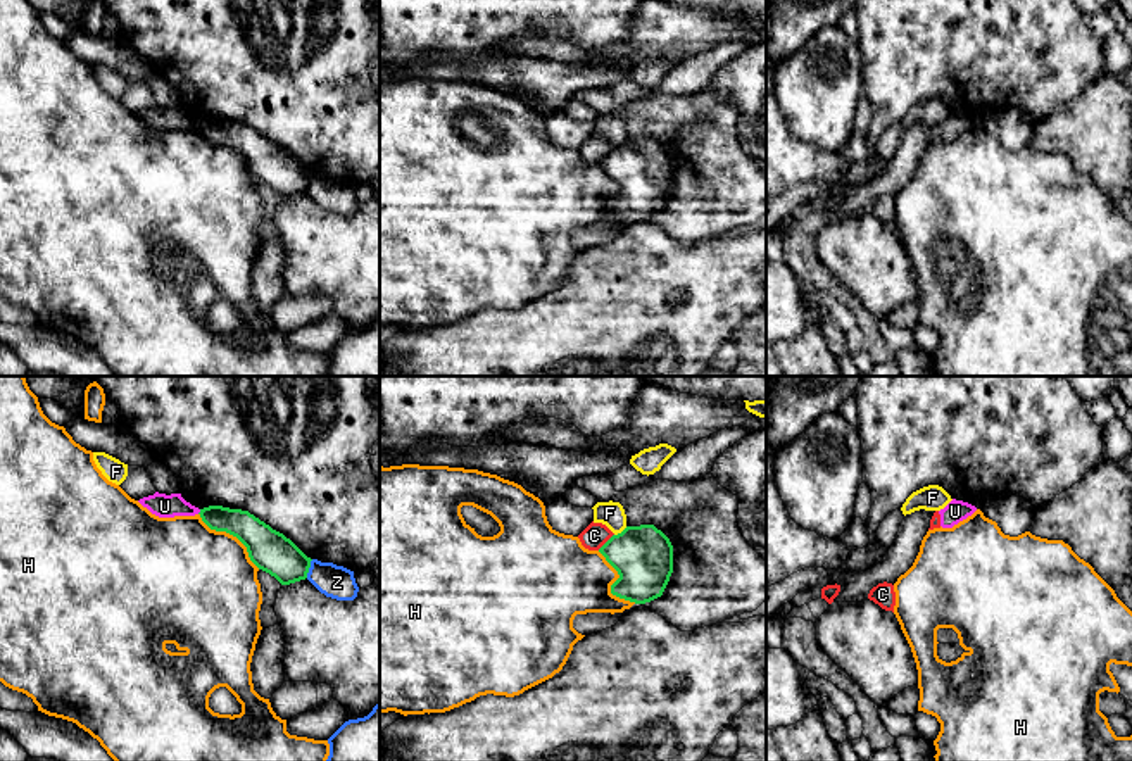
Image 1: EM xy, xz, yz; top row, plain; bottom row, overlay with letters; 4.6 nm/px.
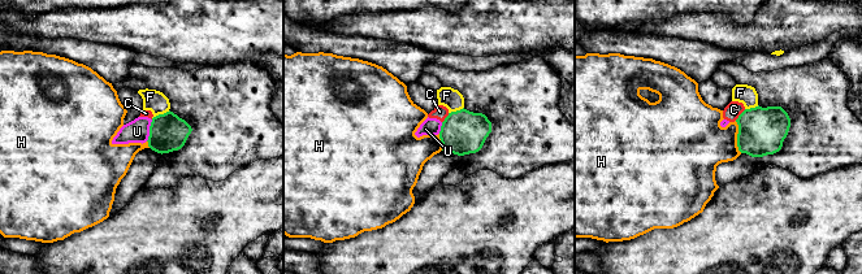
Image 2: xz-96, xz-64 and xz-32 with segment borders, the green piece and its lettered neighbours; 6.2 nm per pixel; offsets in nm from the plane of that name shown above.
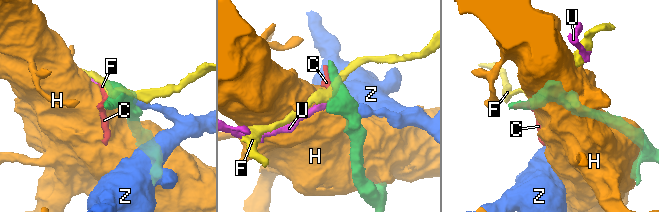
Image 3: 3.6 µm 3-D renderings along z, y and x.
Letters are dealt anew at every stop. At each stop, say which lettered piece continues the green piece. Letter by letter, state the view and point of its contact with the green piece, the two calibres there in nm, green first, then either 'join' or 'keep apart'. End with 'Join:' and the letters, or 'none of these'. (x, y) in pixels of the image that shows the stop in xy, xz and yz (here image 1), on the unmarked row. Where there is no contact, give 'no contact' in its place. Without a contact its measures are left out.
C: xz (606, 156) | 280/110 nm | keep apart
F: xz (622, 145) | 280/120 nm | keep apart
H: xy (232, 147) | 190/460 nm | keep apart
U: xy (201, 125) | 140/110 nm | keep apart
Z: xy (309, 180) | 190/160 nm | keep apart
Join: none of these

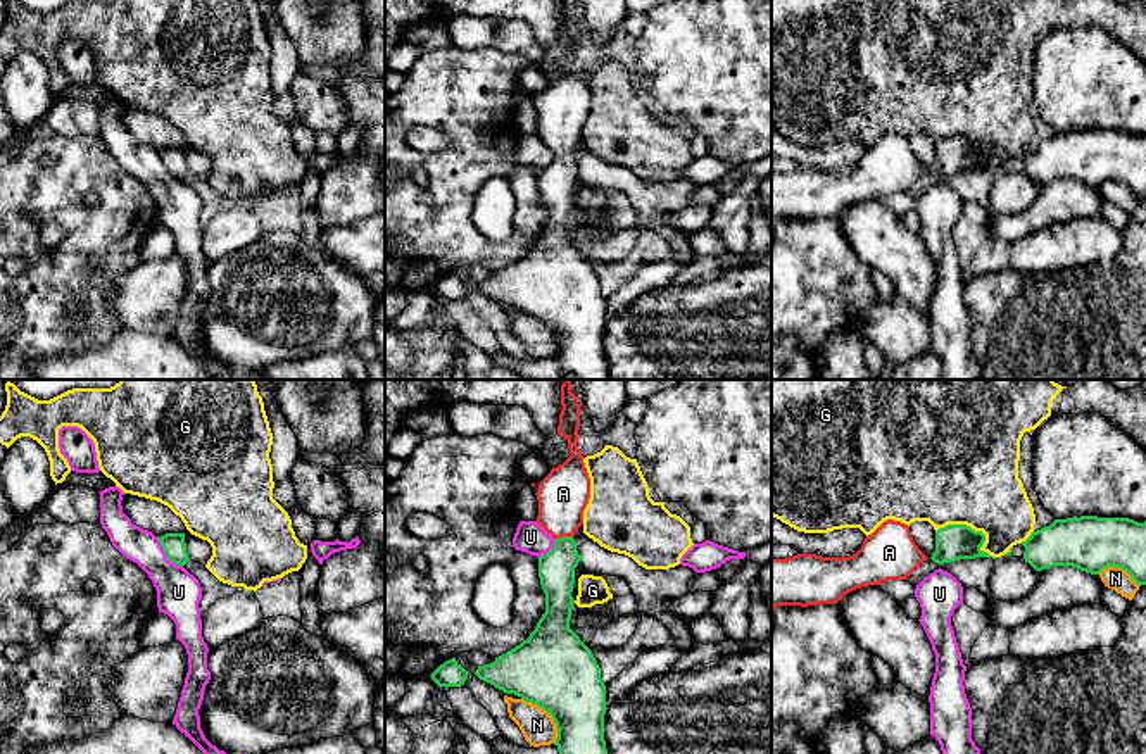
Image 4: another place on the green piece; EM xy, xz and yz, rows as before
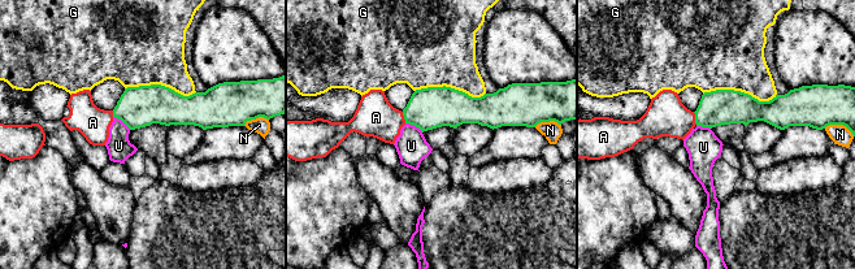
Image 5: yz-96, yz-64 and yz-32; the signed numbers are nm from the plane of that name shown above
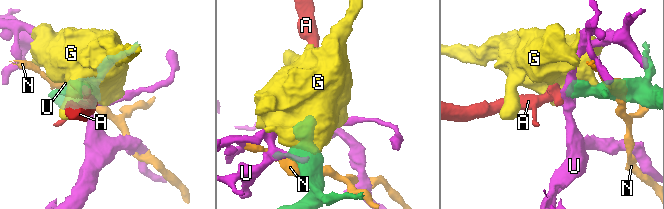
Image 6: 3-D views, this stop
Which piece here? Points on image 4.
A: xz (563, 150) | 180/240 nm | join
G: yz (974, 144) | 170/440 nm | keep apart
N: xz (549, 326) | 380/160 nm | keep apart
U: xy (166, 168) | 110/200 nm | keep apart
Join: A

